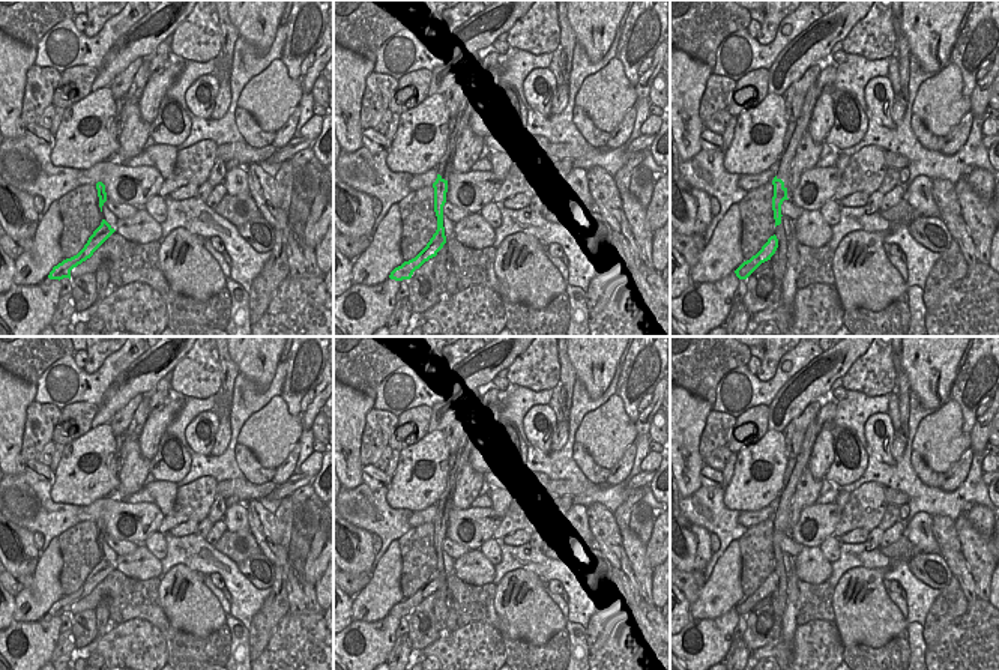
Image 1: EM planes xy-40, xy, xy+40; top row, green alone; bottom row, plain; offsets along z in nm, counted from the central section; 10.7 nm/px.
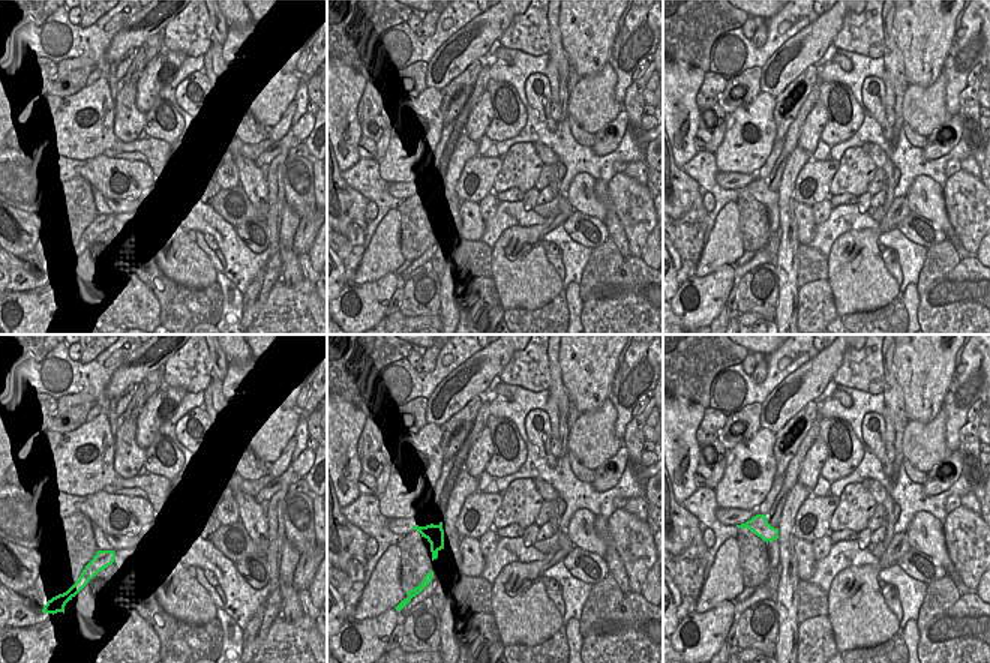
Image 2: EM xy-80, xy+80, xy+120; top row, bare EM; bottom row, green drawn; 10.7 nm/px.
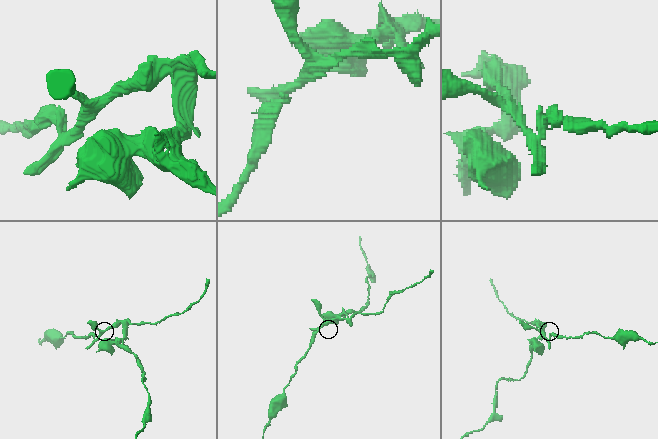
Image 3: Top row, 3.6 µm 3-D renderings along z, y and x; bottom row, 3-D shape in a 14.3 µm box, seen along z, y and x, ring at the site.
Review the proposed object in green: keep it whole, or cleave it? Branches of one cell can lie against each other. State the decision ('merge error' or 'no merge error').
merge error

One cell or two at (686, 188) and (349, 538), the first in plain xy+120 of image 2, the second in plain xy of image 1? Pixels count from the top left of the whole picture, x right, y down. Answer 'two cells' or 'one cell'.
one cell

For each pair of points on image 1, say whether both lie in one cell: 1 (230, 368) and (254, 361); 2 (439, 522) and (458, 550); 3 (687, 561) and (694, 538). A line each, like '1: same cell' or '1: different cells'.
1: different cells
2: same cell
3: same cell

